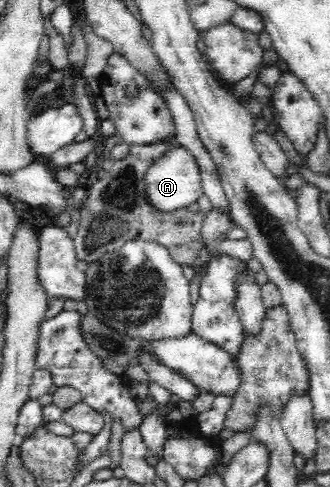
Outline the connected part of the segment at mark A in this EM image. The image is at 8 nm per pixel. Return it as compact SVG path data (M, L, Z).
M185 147L171 148L146 171L146 197L155 210L173 211L185 208L203 194L197 160Z

